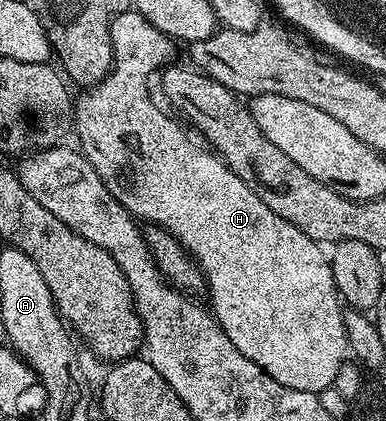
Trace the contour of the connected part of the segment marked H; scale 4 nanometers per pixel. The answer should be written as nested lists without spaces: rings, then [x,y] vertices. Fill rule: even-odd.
[[[138,17],[136,21],[137,26],[116,31],[119,49],[115,65],[106,78],[76,95],[72,129],[75,134],[77,130],[81,141],[79,149],[103,180],[107,192],[123,204],[127,213],[137,220],[146,218],[146,223],[160,226],[175,236],[196,262],[205,276],[211,313],[223,332],[227,332],[227,340],[231,340],[247,360],[259,364],[267,376],[279,380],[279,384],[318,395],[334,385],[350,353],[344,328],[345,310],[331,272],[330,255],[326,247],[311,240],[307,232],[299,232],[295,224],[283,220],[283,216],[275,216],[223,159],[202,145],[176,117],[168,118],[153,103],[149,95],[149,73],[160,71],[170,61],[174,43],[146,18]]]

